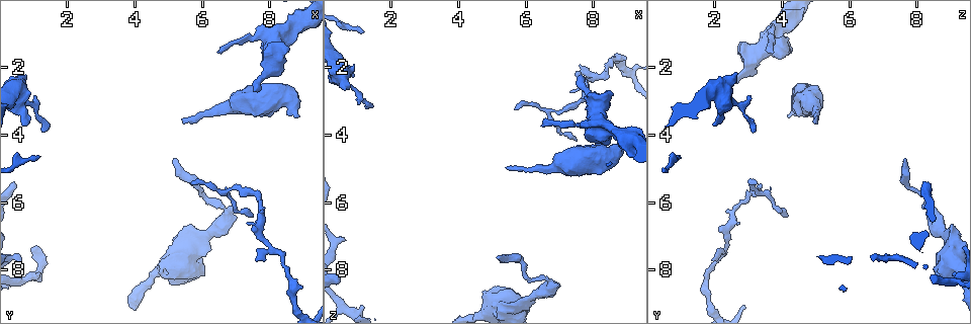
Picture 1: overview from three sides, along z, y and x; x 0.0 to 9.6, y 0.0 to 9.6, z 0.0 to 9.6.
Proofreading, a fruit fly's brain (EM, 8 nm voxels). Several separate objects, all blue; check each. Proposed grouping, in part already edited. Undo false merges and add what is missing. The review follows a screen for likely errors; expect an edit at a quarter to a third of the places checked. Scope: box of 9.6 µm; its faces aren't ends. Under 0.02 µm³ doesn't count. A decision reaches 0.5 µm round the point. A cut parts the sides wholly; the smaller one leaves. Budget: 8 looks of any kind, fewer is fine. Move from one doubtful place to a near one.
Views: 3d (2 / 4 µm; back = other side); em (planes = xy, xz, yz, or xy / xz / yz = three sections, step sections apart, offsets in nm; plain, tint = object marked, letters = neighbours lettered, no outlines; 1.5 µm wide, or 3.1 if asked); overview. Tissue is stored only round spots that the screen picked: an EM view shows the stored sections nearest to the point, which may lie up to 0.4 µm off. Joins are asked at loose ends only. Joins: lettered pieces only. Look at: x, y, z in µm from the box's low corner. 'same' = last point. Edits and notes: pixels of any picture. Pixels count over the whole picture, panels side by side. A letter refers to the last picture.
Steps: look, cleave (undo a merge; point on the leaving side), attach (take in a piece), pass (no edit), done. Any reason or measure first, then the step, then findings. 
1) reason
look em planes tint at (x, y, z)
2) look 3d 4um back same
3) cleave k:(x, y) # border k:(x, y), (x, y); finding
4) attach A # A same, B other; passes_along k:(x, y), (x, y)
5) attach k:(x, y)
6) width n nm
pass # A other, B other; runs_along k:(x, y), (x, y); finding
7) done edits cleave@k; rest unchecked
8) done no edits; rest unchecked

branch stops here
look 3d 4um at (5.45, 3.55, 4.95)

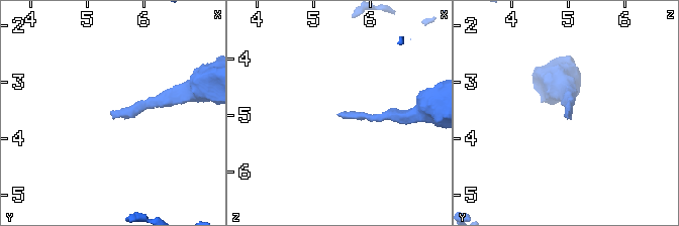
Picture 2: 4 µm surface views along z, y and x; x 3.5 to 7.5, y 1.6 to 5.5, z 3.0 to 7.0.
now the EM
look em planes letters at (5.40, 3.55, 4.95)

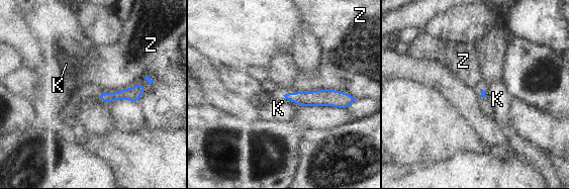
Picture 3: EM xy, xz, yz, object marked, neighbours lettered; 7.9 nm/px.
pass # K other, Z other; runs_along 3:(288, 96), (297, 98), (345, 97); none of them fits

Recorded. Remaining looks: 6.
free end
look em planes letters at (7.60, 2.65, 2.20)

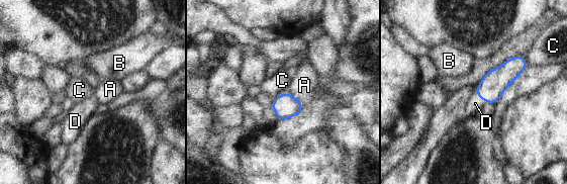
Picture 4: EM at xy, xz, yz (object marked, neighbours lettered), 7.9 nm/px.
attach D # A other, B other, C other, D same; passes_along 4:(494, 83), (481, 98), (475, 103); the neuron continues

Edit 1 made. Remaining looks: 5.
done edits attach@4; rest unchecked

